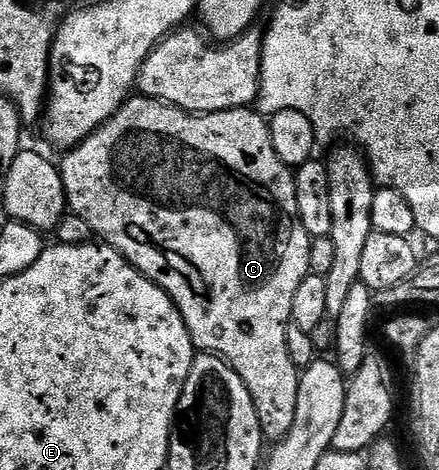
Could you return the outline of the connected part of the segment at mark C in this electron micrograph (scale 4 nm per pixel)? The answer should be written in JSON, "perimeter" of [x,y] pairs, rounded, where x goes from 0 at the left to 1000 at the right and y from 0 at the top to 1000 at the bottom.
{"perimeter":[[[298,209],[244,264],[221,272],[198,298],[189,298],[175,315],[157,317],[144,332],[150,334],[137,340],[137,364],[157,449],[191,464],[191,472],[210,481],[216,504],[230,517],[267,532],[301,568],[328,583],[328,591],[376,617],[415,670],[444,743],[481,757],[501,757],[522,774],[579,849],[599,930],[615,940],[640,938],[656,915],[665,915],[665,889],[674,889],[674,838],[683,798],[683,785],[665,779],[665,766],[656,762],[651,691],[661,687],[665,634],[674,628],[674,615],[706,585],[711,504],[697,496],[679,462],[670,366],[647,345],[638,345],[629,319],[620,319],[608,249],[576,228],[453,243],[399,230],[367,213]]]}

